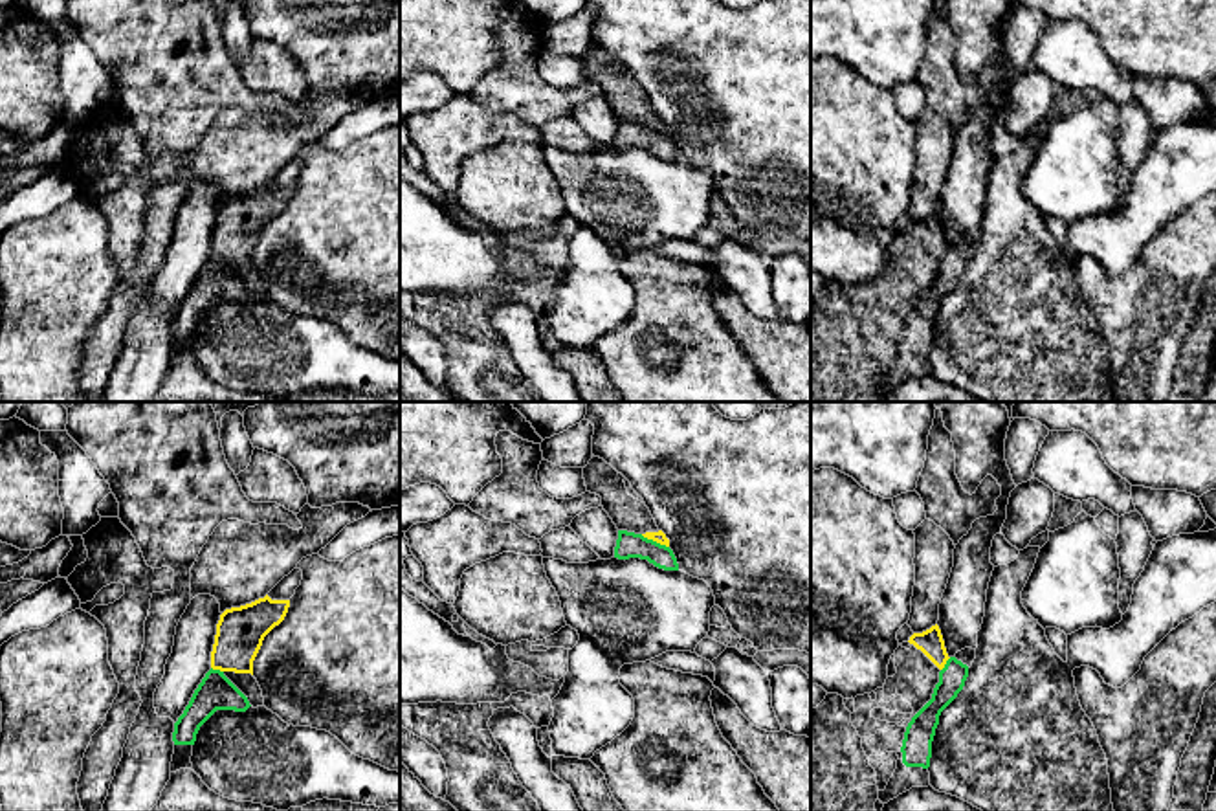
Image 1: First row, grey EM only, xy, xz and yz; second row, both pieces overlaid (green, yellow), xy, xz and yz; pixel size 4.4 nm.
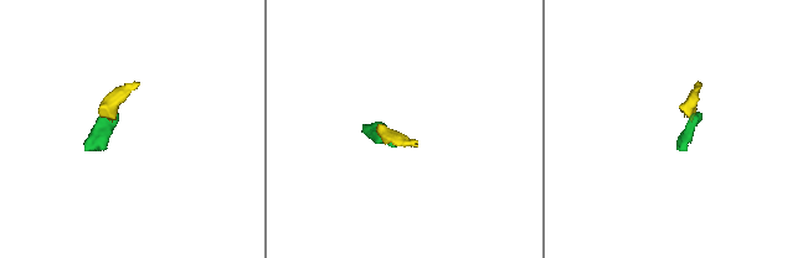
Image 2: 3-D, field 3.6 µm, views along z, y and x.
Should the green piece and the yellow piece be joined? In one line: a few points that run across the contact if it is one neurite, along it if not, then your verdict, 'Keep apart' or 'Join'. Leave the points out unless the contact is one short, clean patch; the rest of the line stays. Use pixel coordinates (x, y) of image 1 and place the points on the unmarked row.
Line: xz (641, 123), (668, 136). Keep apart

